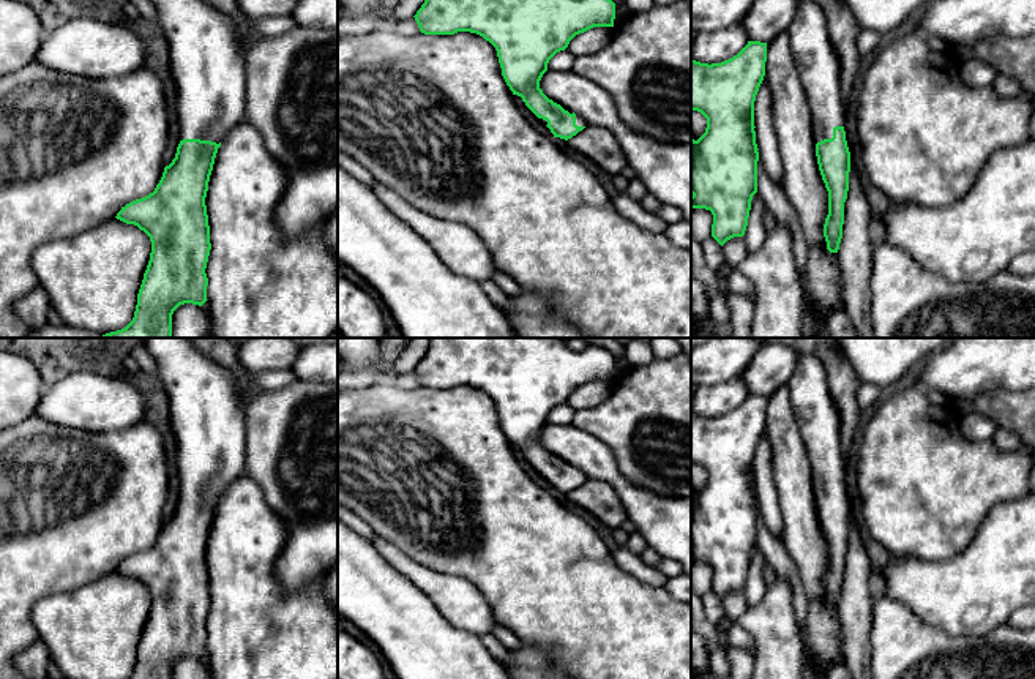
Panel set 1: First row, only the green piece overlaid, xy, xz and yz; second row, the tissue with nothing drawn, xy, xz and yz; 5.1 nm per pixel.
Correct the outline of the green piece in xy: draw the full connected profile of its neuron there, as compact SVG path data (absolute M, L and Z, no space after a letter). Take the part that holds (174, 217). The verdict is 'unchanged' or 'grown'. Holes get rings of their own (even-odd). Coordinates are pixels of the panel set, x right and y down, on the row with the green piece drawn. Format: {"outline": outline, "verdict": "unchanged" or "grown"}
{"outline": "M202 0L151 2L158 11L155 28L169 43L180 144L155 191L126 204L115 216L144 231L150 237L151 253L133 321L103 338L172 338L174 311L185 303L202 306L207 302L205 268L211 249L205 205L208 182L222 137L245 122L246 68L234 21Z", "verdict": "grown"}

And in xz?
{"outline": "M424 0L413 17L424 35L470 32L489 41L513 95L522 98L554 137L568 141L588 126L584 118L549 99L540 88L540 81L549 60L565 51L576 35L593 27L614 27L612 0Z", "verdict": "grown"}

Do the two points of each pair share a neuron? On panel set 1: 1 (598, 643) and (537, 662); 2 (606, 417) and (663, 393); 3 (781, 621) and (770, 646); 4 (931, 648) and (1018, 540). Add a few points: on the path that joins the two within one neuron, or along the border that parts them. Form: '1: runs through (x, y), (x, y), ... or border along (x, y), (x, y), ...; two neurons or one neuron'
1: border along (521, 640), (540, 645), (556, 662); two neurons
2: runs through (620, 417), (635, 417), (649, 408); one neuron
3: runs through (777, 627), (777, 640); one neuron
4: border along (912, 611), (950, 635), (980, 638); two neurons

